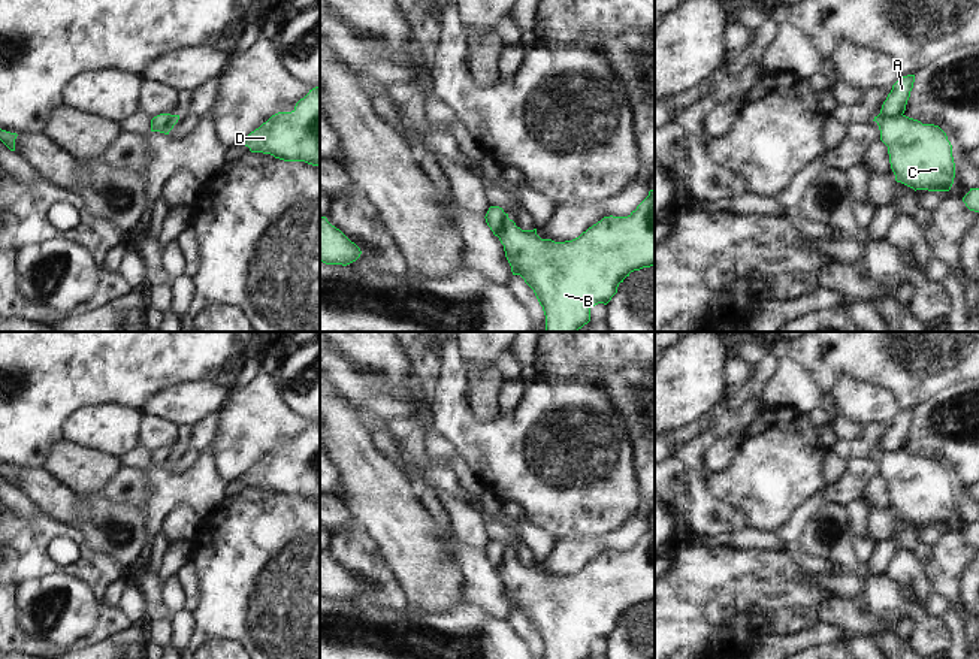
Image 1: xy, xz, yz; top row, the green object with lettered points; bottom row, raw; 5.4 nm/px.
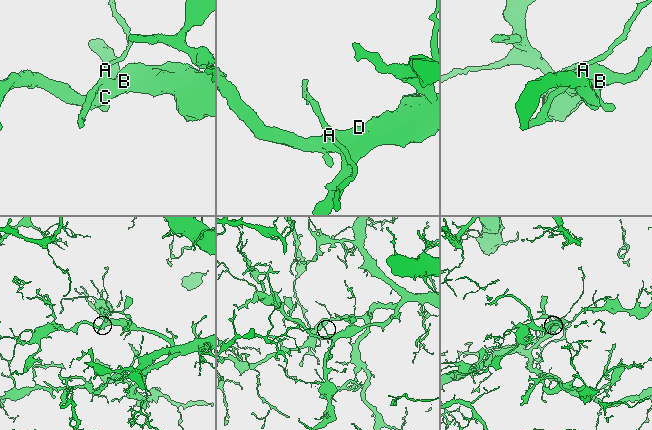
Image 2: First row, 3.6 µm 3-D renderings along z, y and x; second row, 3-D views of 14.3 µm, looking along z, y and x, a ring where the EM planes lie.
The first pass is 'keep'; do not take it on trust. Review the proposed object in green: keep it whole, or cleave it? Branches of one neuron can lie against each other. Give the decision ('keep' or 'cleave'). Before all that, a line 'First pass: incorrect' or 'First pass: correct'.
First pass: incorrect
cleave

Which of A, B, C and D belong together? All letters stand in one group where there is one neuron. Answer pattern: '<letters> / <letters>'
A / B C D

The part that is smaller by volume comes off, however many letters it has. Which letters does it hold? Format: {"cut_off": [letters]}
{"cut_off": ["A"]}

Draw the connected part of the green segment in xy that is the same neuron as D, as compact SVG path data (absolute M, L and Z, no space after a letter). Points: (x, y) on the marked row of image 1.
M320 87L309 90L291 112L272 115L241 143L251 152L320 167Z

